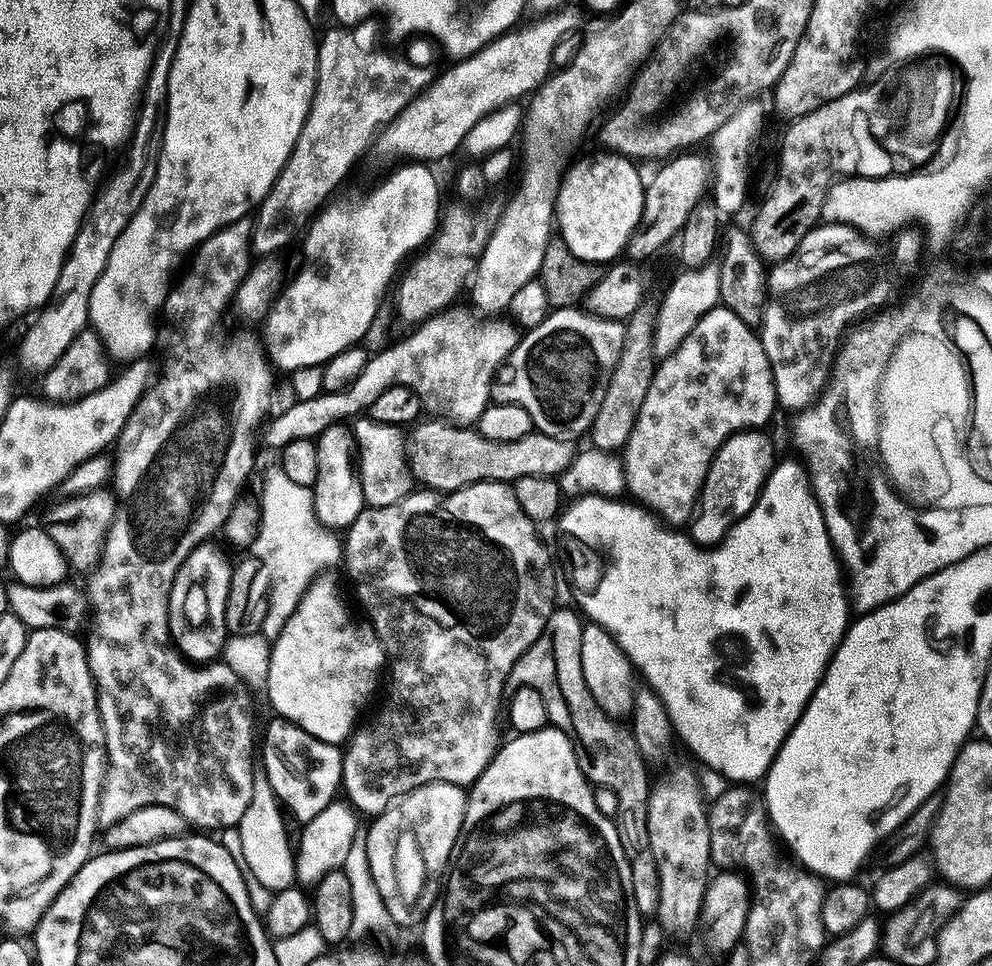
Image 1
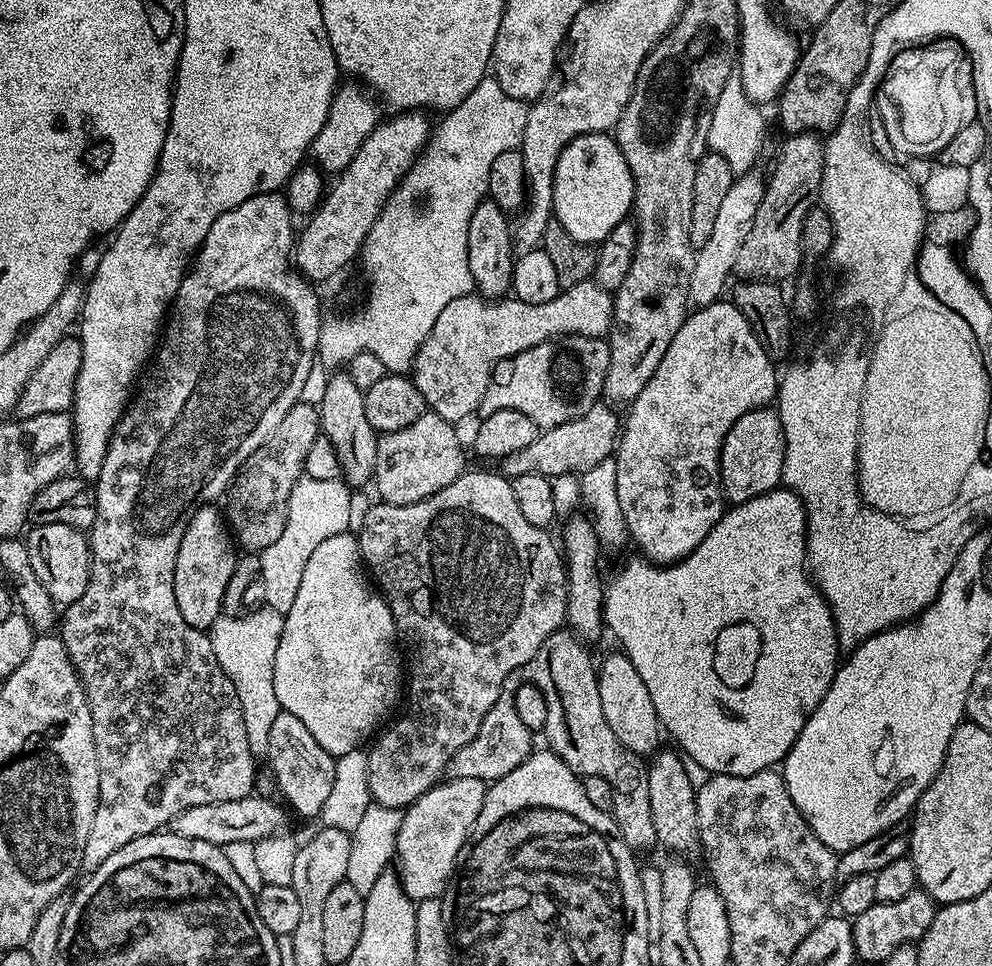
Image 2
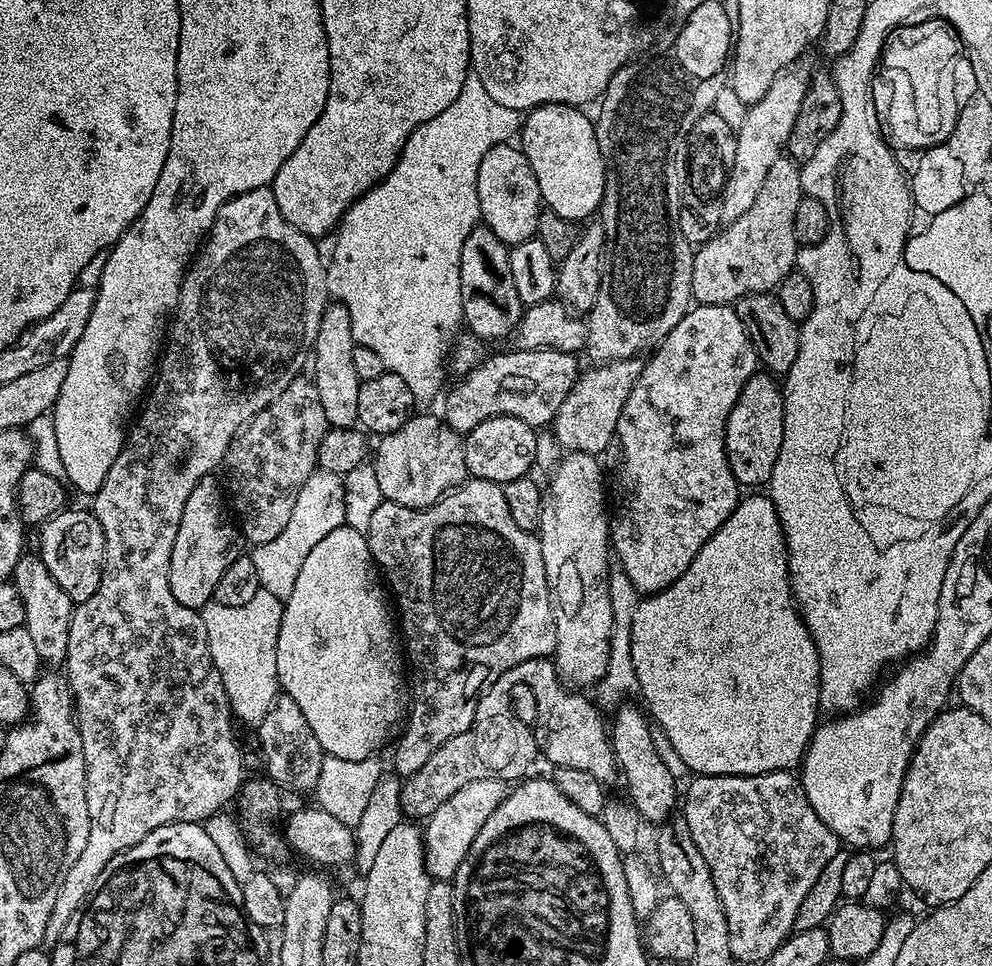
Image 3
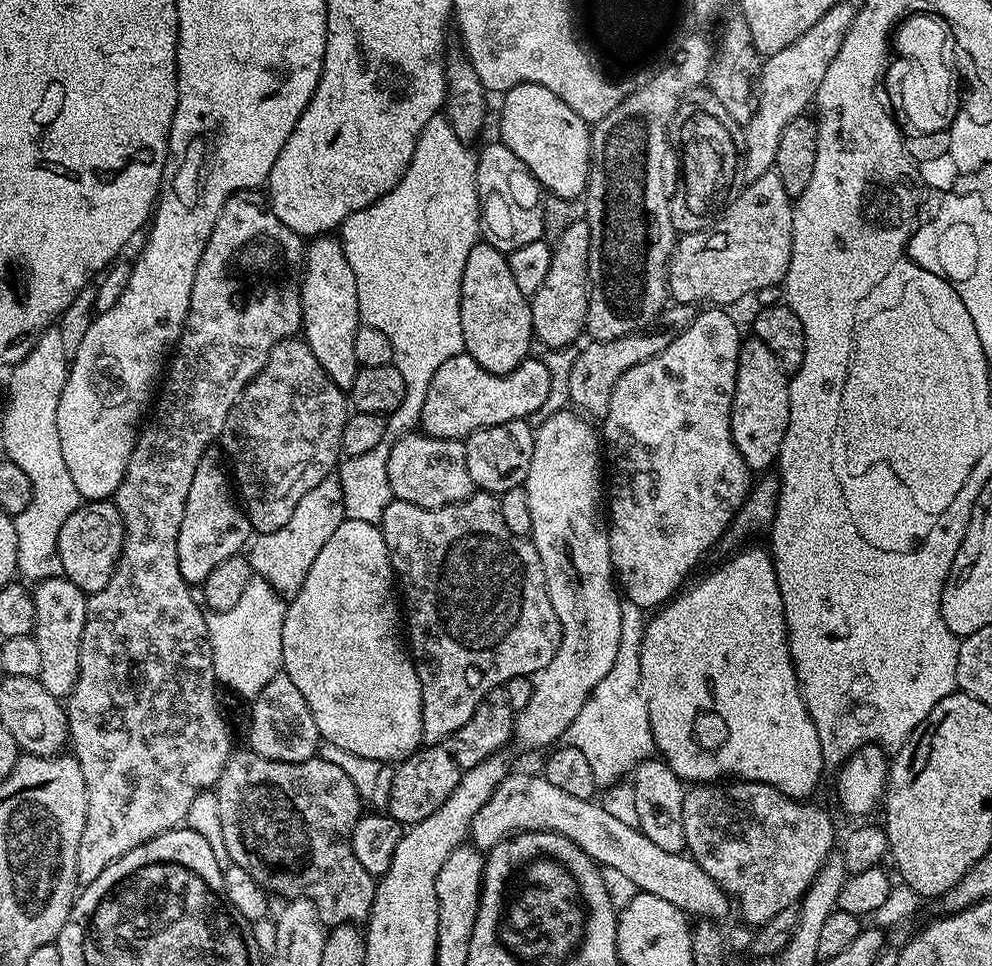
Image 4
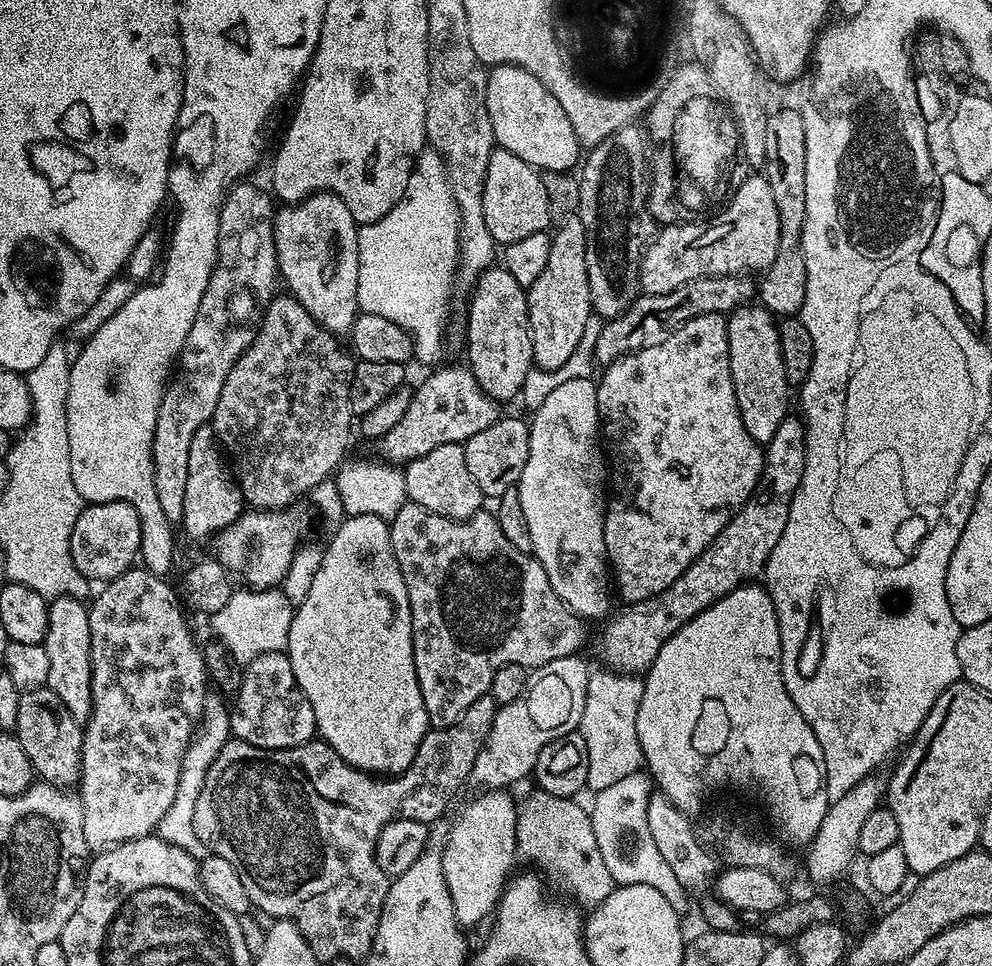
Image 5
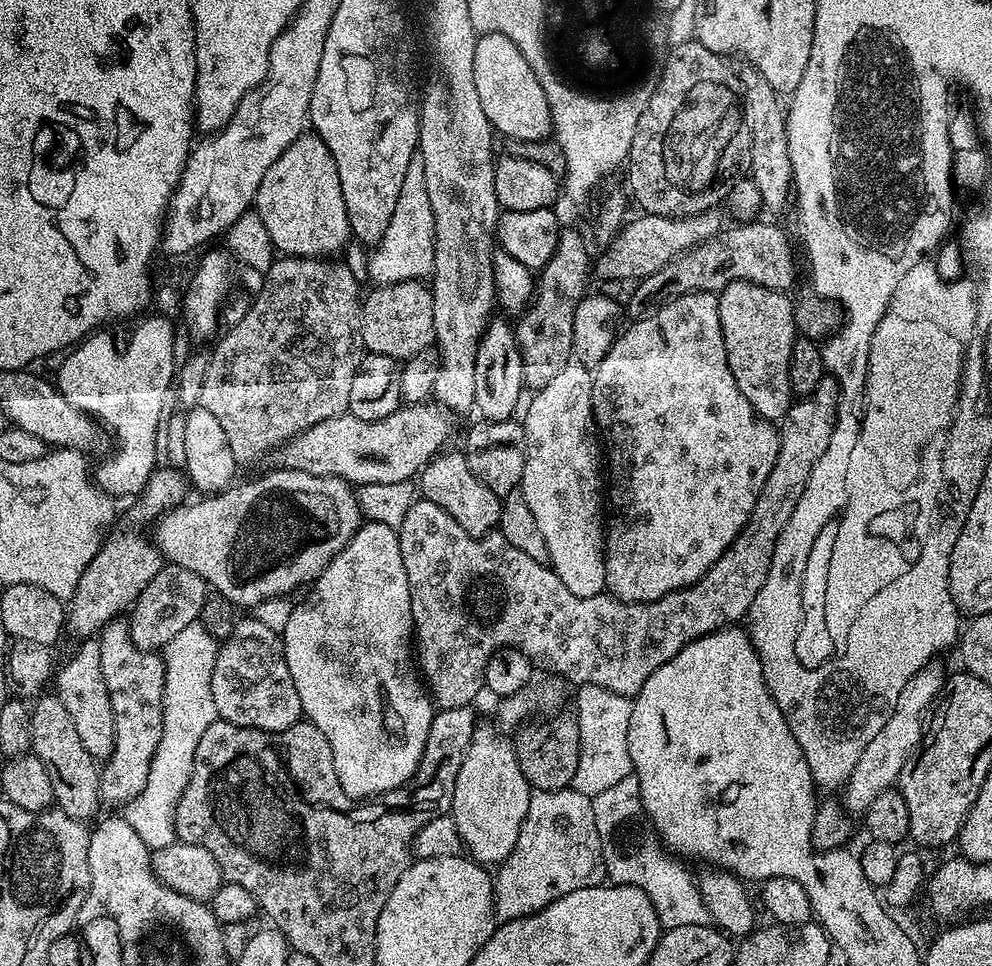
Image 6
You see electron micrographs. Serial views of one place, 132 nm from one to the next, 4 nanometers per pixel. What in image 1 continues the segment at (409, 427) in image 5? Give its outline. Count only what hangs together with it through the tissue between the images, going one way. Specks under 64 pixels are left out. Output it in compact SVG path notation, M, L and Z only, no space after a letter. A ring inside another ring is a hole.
M579 307L549 311L547 318L538 322L538 326L521 335L514 350L493 375L491 403L522 406L526 414L530 414L535 431L554 440L575 441L576 436L583 432L585 435L591 429L598 406L602 406L602 398L606 398L606 386L610 386L610 374L614 374L618 354L622 354L623 341L624 324L619 320L604 320Z

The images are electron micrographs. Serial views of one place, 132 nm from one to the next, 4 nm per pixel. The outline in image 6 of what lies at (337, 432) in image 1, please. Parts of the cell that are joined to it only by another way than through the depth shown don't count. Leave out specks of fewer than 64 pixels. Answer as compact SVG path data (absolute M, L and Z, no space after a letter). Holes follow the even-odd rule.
M305 130L262 177L254 211L266 226L273 249L285 256L332 258L347 246L352 236L346 214L346 198L338 178L338 166L330 146L311 130Z

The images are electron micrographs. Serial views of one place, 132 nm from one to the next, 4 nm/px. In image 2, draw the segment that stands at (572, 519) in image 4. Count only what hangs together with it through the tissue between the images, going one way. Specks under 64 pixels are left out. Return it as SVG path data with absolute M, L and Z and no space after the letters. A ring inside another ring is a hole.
M576 516L564 528L564 544L562 540L562 555L566 561L566 575L568 578L568 615L566 624L571 631L580 637L581 641L596 640L600 636L600 628L605 627L604 622L604 588L602 580L600 584L600 568L596 565L596 559L602 556L602 549L596 540L595 531L592 528L592 521L583 516Z

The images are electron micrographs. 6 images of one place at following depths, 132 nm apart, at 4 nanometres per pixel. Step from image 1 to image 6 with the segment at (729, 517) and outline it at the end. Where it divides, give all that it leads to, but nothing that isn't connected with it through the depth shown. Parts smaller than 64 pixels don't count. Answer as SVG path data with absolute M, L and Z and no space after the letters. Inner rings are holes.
M745 280L730 282L730 286L722 289L718 295L718 314L722 322L722 338L726 342L730 374L734 374L738 390L746 394L746 402L750 402L757 416L778 422L794 403L788 377L790 350L798 335L792 309L793 297Z

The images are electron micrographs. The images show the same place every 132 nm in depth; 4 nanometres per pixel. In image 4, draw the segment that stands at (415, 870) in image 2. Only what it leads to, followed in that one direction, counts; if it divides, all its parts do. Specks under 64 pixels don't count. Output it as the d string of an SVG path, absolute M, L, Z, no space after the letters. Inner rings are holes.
M515 772L504 777L503 782L492 792L491 798L474 814L470 827L470 840L477 849L490 849L501 840L522 832L557 832L559 836L573 840L590 859L596 861L597 865L626 874L639 891L649 892L658 898L666 898L666 902L670 902L685 914L691 914L693 917L700 916L696 918L716 918L712 916L727 914L728 903L730 904L727 891L721 888L718 882L714 882L714 878L710 878L706 870L699 868L691 855L667 853L661 847L654 846L639 827L618 822L618 818L606 814L603 803L595 799L574 798L574 794L566 794L566 790L558 790L558 786L554 786L542 774L531 776L528 772Z

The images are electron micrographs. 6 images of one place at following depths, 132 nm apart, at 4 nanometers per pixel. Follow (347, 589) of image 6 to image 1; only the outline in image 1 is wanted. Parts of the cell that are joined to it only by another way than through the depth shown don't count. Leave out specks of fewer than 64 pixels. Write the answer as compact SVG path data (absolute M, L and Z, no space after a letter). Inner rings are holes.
M321 574L290 614L284 629L271 641L270 674L266 695L277 717L296 723L302 730L324 743L343 745L357 727L356 719L380 684L380 671L386 668L386 653L376 632L367 623L355 620L348 613L340 588L330 574Z

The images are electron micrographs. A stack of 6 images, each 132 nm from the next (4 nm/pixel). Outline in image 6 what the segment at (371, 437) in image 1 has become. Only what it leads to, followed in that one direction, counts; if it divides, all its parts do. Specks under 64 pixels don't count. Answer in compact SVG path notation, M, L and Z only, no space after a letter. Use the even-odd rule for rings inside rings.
M441 451L439 456L436 456L420 471L419 495L425 500L434 502L434 506L446 510L446 514L450 514L450 518L454 518L454 522L458 522L458 526L462 526L462 530L466 530L466 534L481 537L497 531L500 523L502 497L494 494L494 490L490 490L490 486L486 486L482 482L478 482L478 478L474 478L474 470L470 470L463 451L448 451Z

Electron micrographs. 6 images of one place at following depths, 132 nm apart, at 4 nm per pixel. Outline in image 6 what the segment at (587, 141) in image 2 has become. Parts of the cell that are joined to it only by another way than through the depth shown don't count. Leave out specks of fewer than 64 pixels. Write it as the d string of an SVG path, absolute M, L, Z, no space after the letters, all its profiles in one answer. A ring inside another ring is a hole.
M493 32L483 33L477 39L474 46L474 86L478 86L478 102L482 102L482 110L486 114L486 118L492 124L493 129L497 133L500 132L504 138L508 140L547 140L552 132L552 111L546 102L546 94L542 90L542 86L538 82L538 78L534 74L534 70L530 66L530 62L526 62L526 58L522 58L522 50L518 50L518 46L514 46L514 42L510 42L510 38L506 38L502 34L494 34Z

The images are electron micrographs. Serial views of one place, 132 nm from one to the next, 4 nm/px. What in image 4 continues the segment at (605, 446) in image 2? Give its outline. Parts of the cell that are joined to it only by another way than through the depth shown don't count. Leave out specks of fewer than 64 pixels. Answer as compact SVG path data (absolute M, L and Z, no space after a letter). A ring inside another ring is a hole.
M672 302L665 307L655 323L647 330L631 332L622 338L613 340L588 342L588 345L577 354L576 361L573 362L572 369L568 372L568 396L577 404L573 405L577 409L583 410L589 417L604 417L610 406L610 394L614 390L618 378L622 378L622 374L626 374L626 370L646 362L651 356L656 356L662 350L666 350L666 346L670 346L670 342L674 342L674 338L678 338L678 334L682 334L682 330L686 330L695 322L697 315L697 305Z

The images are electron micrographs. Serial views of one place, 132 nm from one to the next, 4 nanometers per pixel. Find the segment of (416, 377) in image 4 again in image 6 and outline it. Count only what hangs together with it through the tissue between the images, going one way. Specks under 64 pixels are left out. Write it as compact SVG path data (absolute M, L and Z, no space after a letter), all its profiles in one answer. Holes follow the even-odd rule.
M414 158L410 162L406 179L402 182L402 194L398 194L398 206L394 206L394 218L390 218L390 226L386 226L386 234L382 234L373 252L376 253L368 260L368 276L373 280L373 285L431 277L434 262L434 210L430 210L430 197L426 194L423 160Z

